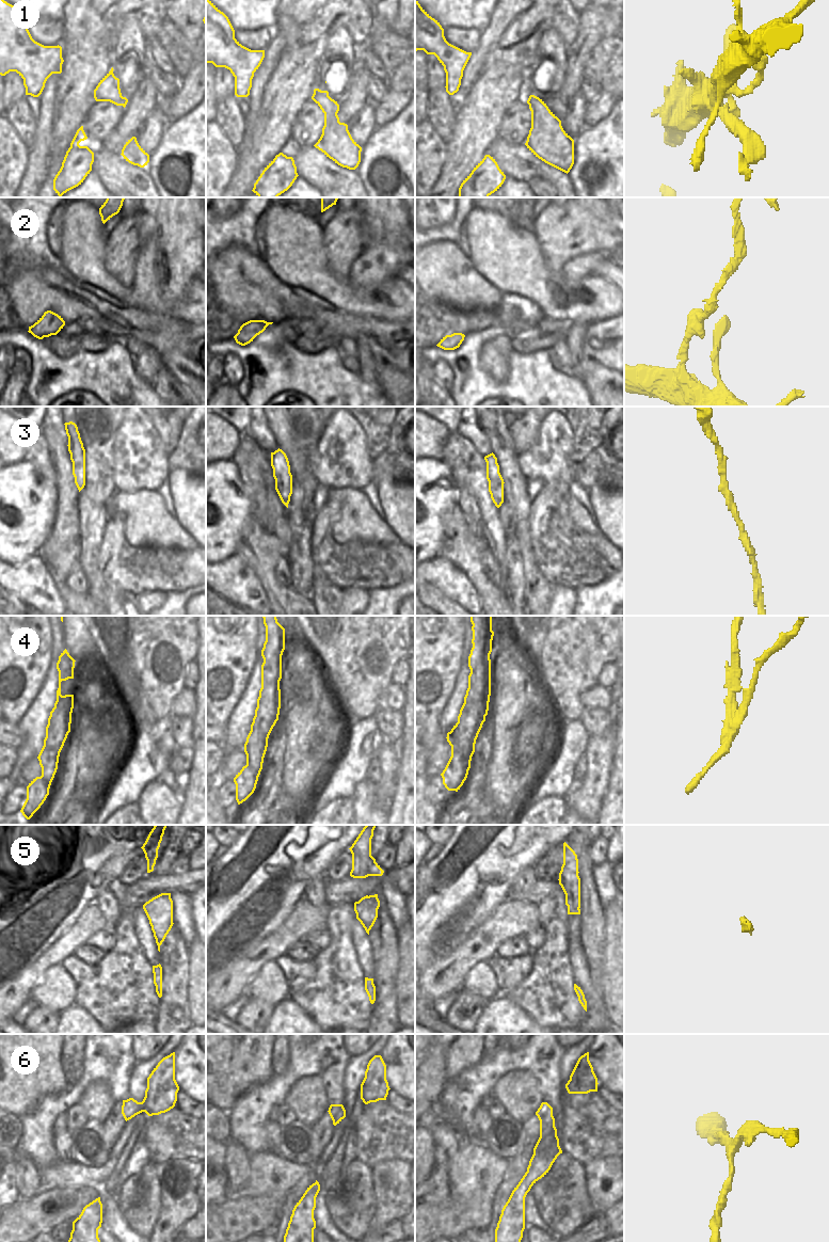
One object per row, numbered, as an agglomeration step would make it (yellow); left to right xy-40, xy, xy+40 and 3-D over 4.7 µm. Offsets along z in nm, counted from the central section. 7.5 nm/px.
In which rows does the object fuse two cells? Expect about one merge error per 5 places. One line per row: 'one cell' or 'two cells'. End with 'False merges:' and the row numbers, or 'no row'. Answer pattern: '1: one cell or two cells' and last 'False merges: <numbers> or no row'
1: one cell
2: two cells
3: one cell
4: one cell
5: two cells
6: one cell
False merges: 2, 5

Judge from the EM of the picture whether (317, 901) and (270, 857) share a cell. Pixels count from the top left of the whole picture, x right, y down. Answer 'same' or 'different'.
different

